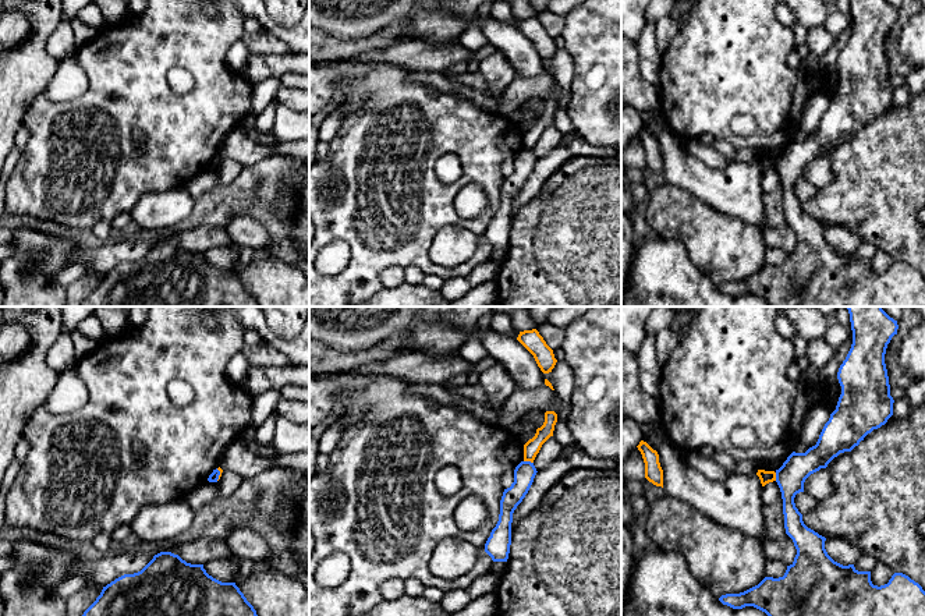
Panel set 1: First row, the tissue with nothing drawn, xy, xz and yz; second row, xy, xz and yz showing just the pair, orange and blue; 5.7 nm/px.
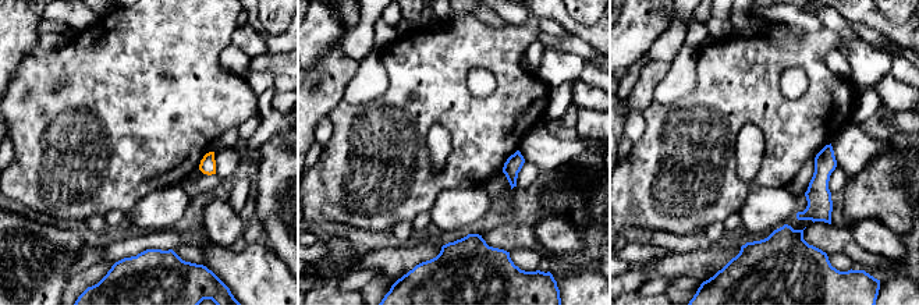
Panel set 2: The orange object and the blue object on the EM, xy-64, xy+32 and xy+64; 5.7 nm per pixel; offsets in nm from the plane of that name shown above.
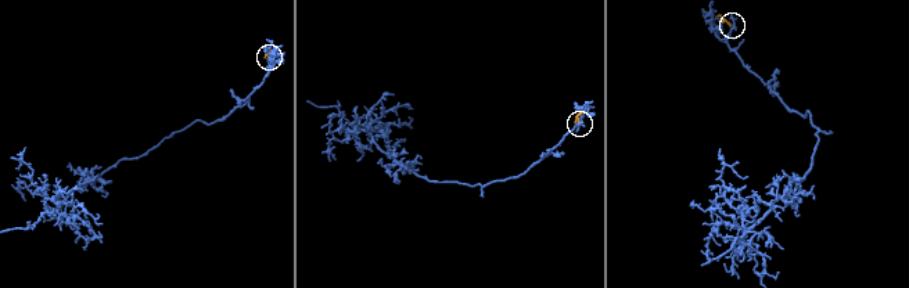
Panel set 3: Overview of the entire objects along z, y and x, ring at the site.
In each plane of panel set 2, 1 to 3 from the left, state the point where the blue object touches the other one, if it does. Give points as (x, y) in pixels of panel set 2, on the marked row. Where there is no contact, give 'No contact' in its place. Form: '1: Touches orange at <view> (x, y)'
1: No contact
2: No contact
3: No contact

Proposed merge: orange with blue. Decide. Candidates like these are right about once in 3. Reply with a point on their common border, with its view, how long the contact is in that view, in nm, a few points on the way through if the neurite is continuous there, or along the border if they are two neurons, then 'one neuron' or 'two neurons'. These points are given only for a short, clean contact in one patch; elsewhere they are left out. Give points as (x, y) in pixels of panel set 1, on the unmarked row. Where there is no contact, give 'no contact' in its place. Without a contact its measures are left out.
meets orange in xz at (528, 148); contact 60 nm long; border along xz (524, 148), (532, 151); two neurons

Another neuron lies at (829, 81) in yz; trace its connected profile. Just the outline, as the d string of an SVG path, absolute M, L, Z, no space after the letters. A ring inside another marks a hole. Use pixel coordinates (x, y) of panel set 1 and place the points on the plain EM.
M836 64L834 67L832 67L830 70L825 71L821 75L815 93L819 92L826 93L832 102L836 98L840 82L841 82L841 74Z

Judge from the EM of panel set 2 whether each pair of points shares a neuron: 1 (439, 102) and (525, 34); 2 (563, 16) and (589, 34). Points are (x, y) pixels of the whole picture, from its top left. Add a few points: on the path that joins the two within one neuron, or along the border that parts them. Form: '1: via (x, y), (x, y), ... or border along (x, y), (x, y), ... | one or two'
1: via (450, 77), (479, 48), (500, 48) | one
2: via (570, 22), (582, 31) | one

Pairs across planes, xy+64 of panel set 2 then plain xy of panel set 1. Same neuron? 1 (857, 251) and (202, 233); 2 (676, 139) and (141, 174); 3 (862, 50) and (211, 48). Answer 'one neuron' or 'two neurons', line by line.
1: one neuron
2: one neuron
3: two neurons

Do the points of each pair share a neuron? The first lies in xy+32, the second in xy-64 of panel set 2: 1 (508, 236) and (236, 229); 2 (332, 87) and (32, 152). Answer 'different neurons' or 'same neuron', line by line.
1: different neurons
2: different neurons

